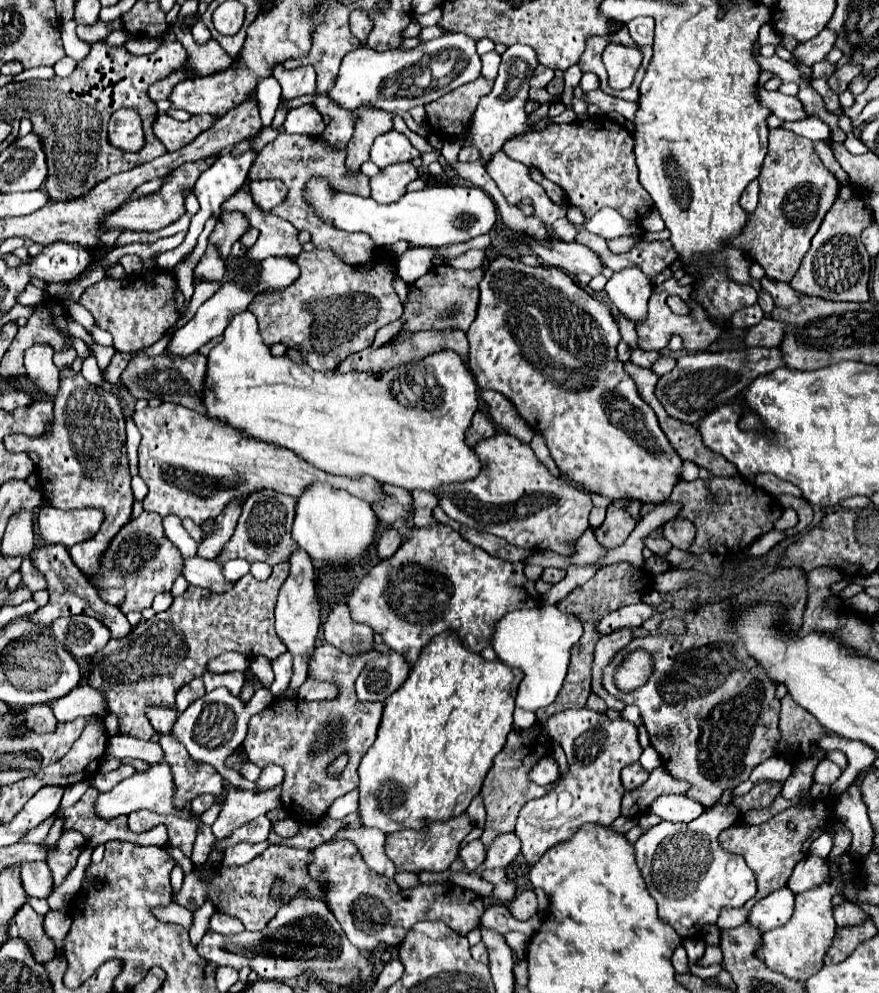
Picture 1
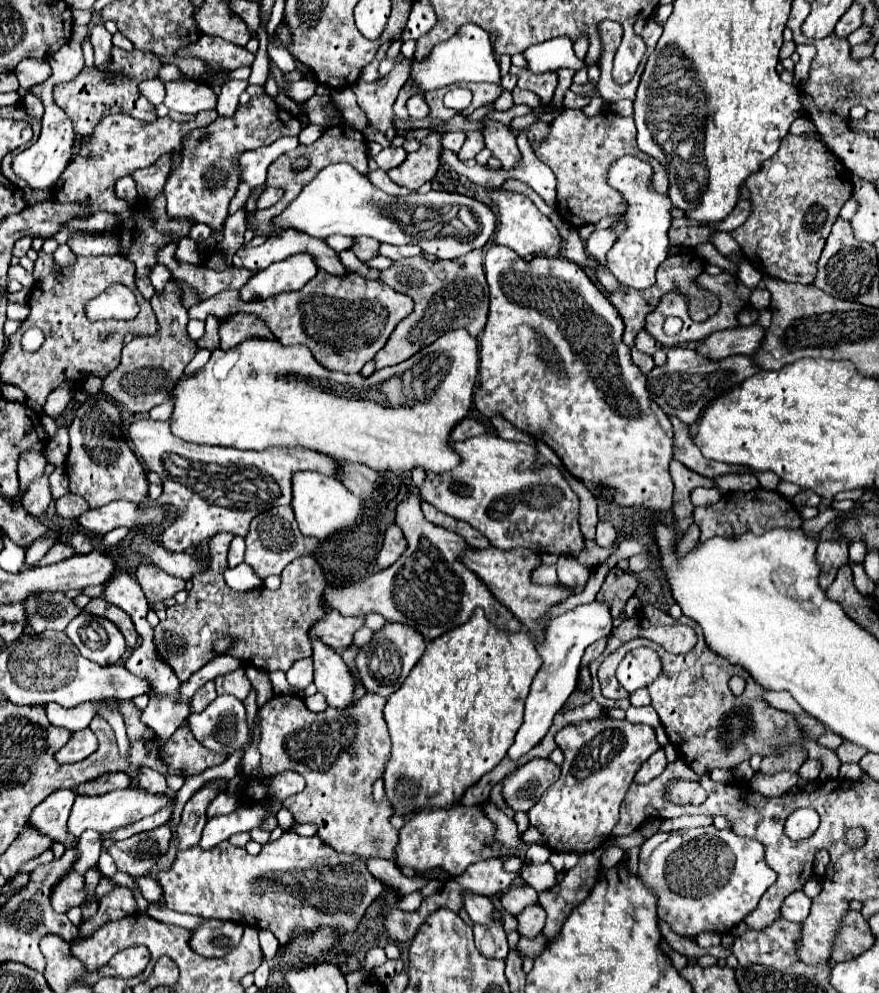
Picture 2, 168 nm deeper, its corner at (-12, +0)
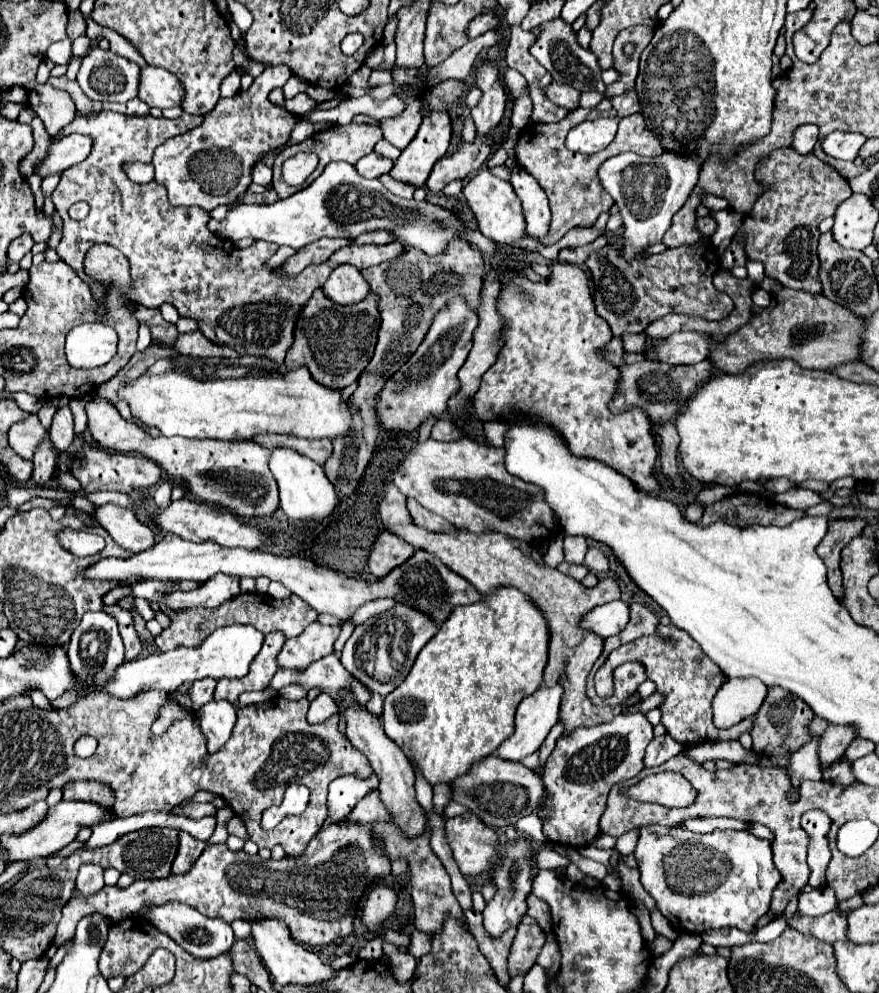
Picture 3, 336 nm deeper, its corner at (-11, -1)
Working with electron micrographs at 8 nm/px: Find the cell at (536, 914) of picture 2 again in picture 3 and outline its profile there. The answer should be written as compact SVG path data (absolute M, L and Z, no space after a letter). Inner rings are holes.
M520 924L508 958L510 976L526 974L536 962L536 956L540 954L540 948L544 946L544 942L546 942L546 934L538 924L530 924L530 926Z

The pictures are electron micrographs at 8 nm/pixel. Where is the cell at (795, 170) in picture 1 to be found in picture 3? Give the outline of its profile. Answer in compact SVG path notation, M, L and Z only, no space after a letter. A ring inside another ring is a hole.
M792 146L768 152L756 164L756 180L764 188L754 208L744 218L738 238L744 238L748 260L762 262L766 276L778 280L782 286L820 292L818 280L818 224L836 214L836 208L852 194L848 180L844 180L832 166L810 154L798 154Z

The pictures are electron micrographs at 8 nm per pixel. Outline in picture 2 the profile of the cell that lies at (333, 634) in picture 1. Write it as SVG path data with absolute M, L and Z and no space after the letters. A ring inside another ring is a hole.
M331 609L309 629L309 639L319 639L331 649L345 649L351 645L351 637L361 625L361 617L343 617L339 611Z

